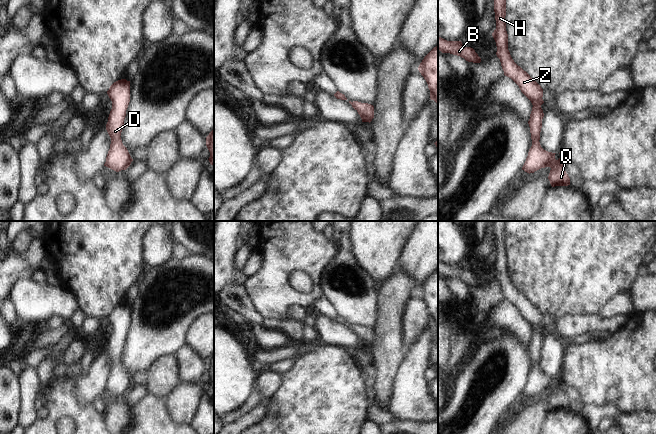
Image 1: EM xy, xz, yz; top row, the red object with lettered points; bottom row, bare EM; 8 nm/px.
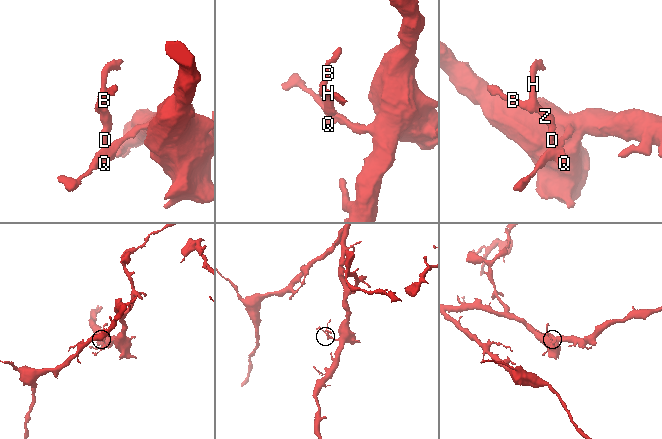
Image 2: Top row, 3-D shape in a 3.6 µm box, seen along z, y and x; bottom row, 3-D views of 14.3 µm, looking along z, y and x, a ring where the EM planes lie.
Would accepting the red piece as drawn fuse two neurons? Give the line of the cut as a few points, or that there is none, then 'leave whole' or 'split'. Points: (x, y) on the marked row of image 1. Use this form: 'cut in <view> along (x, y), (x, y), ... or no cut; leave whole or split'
no cut; leave whole

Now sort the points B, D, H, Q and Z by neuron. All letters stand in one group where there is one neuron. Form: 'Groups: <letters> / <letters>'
Groups: B D H Q Z

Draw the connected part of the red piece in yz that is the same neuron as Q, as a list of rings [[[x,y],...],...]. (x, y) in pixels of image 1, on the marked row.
[[[494,0],[494,12],[496,20],[496,29],[492,36],[496,42],[496,55],[500,59],[504,75],[511,78],[520,88],[521,92],[531,101],[533,107],[528,121],[532,139],[532,146],[529,149],[528,156],[522,167],[527,173],[550,167],[548,179],[552,187],[570,185],[570,178],[566,173],[561,155],[558,160],[555,154],[544,150],[540,145],[540,132],[542,128],[542,119],[544,117],[541,105],[544,103],[543,89],[530,77],[530,75],[518,66],[512,59],[508,50],[508,34],[506,31],[506,0]]]

